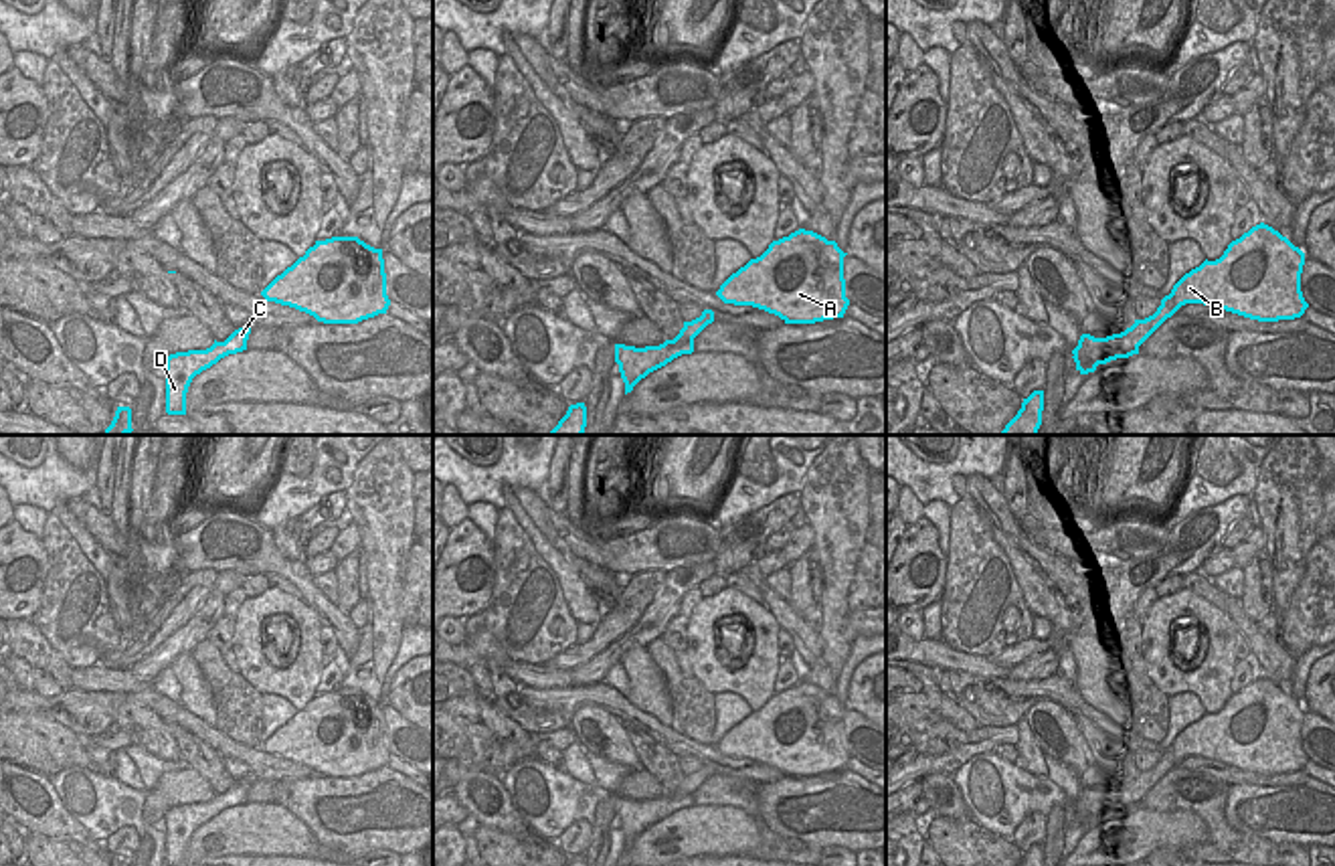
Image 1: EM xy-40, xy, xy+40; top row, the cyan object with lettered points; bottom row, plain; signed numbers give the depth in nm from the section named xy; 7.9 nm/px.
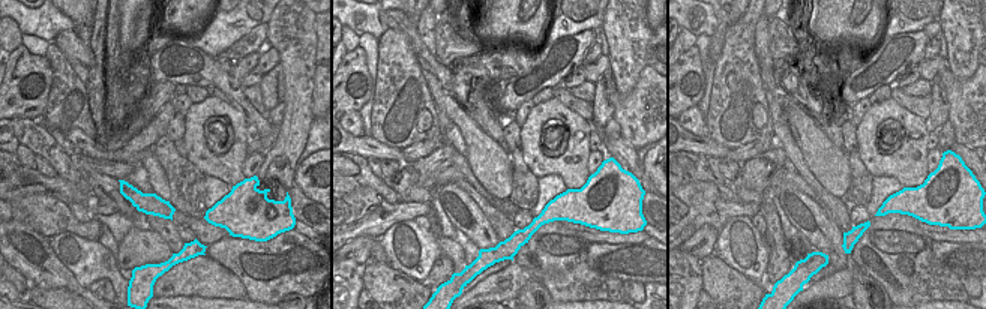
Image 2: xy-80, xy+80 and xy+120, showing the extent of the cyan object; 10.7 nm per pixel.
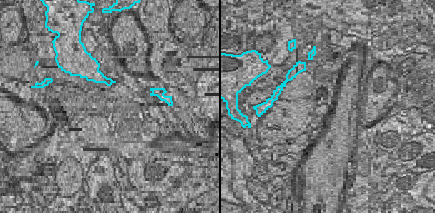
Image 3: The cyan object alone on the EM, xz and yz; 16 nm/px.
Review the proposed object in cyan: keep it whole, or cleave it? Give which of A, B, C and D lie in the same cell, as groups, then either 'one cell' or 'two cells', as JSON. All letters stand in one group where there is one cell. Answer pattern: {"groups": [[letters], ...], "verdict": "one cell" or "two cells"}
{"groups": [["A", "B"], ["C", "D"]], "verdict": "two cells"}

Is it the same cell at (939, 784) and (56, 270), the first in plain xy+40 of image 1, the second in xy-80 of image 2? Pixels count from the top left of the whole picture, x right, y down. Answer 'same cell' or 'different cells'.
same cell

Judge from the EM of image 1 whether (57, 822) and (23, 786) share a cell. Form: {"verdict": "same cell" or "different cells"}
{"verdict": "same cell"}

